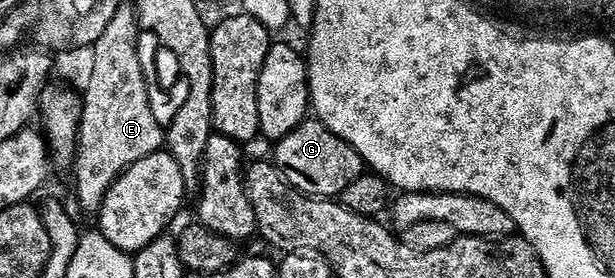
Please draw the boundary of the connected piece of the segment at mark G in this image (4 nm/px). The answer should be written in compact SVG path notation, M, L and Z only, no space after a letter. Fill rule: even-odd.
M316 117L307 118L283 136L274 149L274 164L286 174L287 181L301 192L315 197L333 199L340 196L345 187L349 187L353 179L359 178L367 169L360 153L351 144L333 135Z

